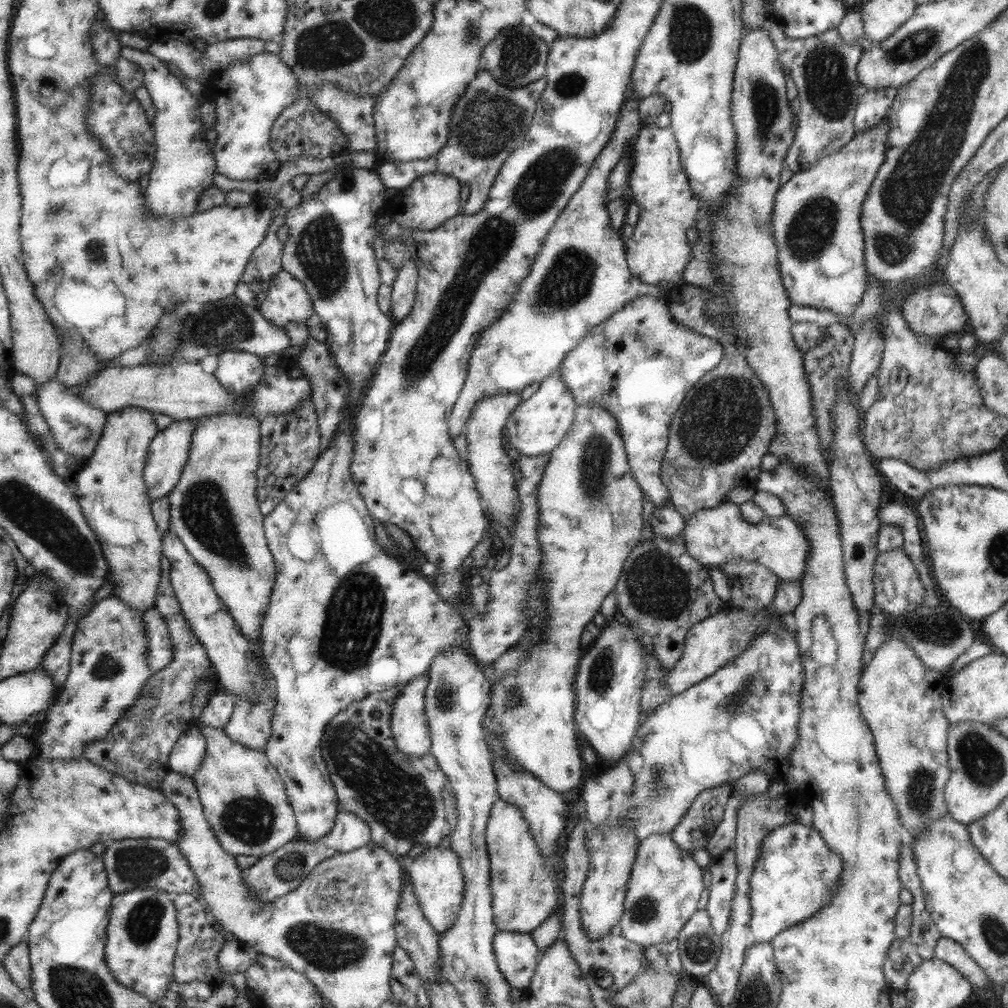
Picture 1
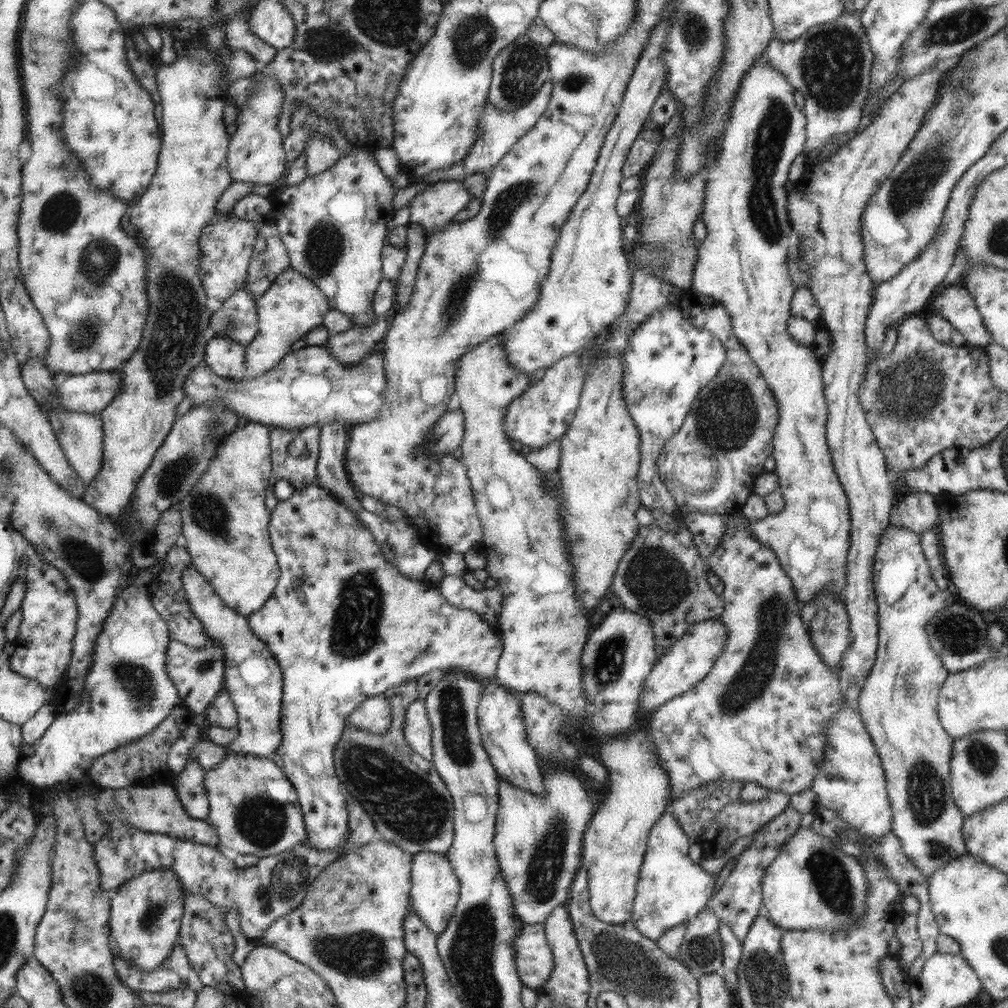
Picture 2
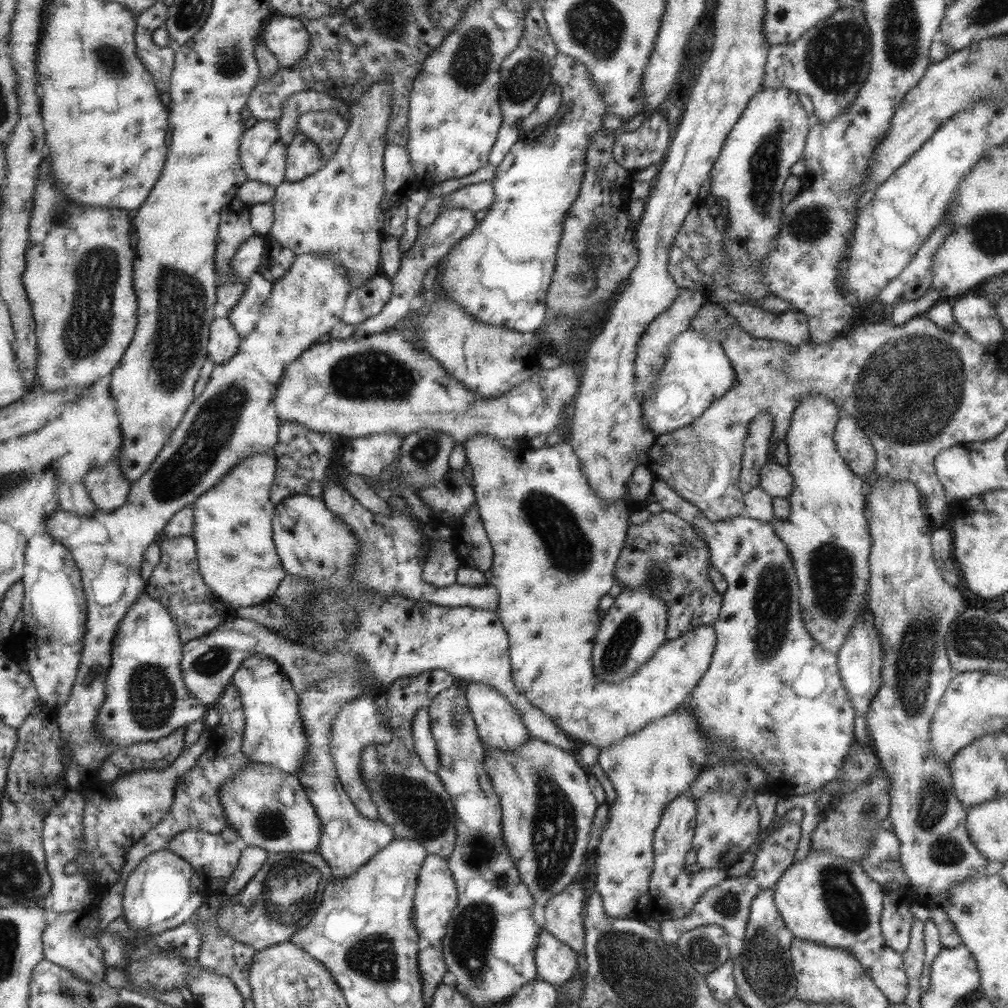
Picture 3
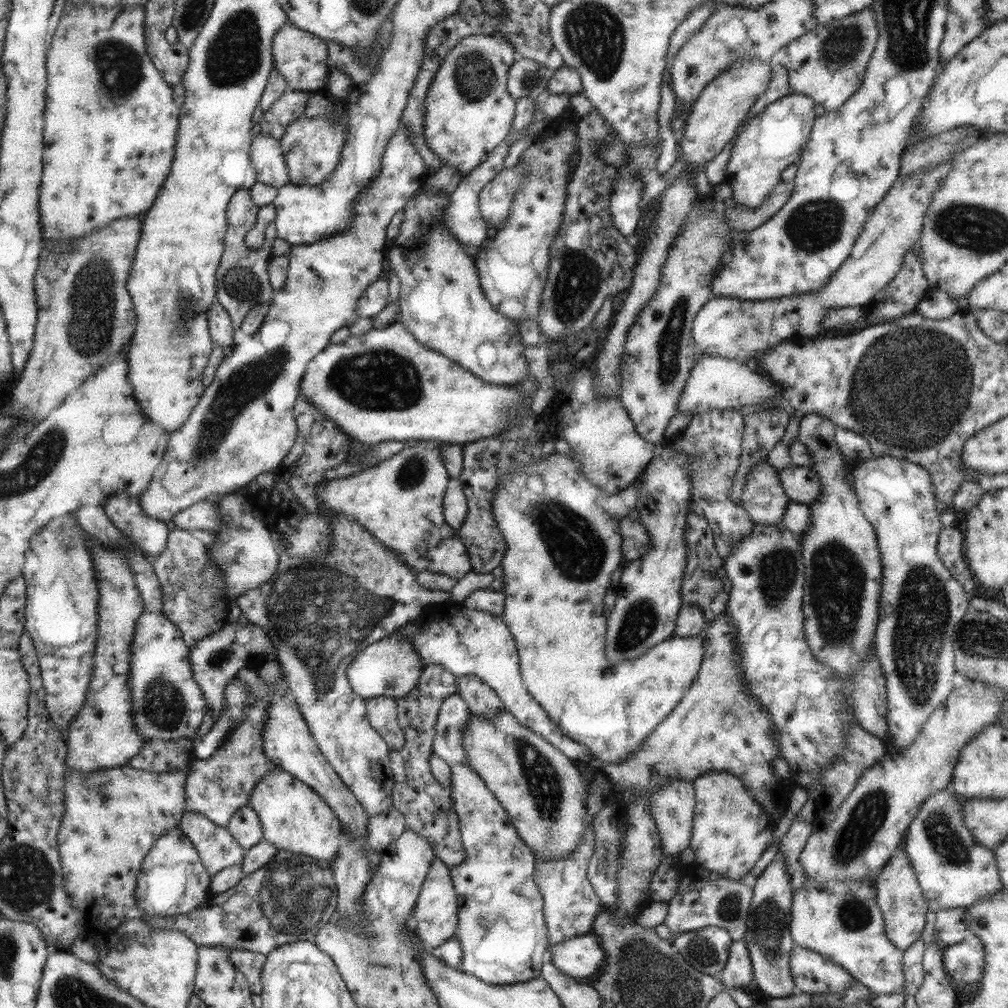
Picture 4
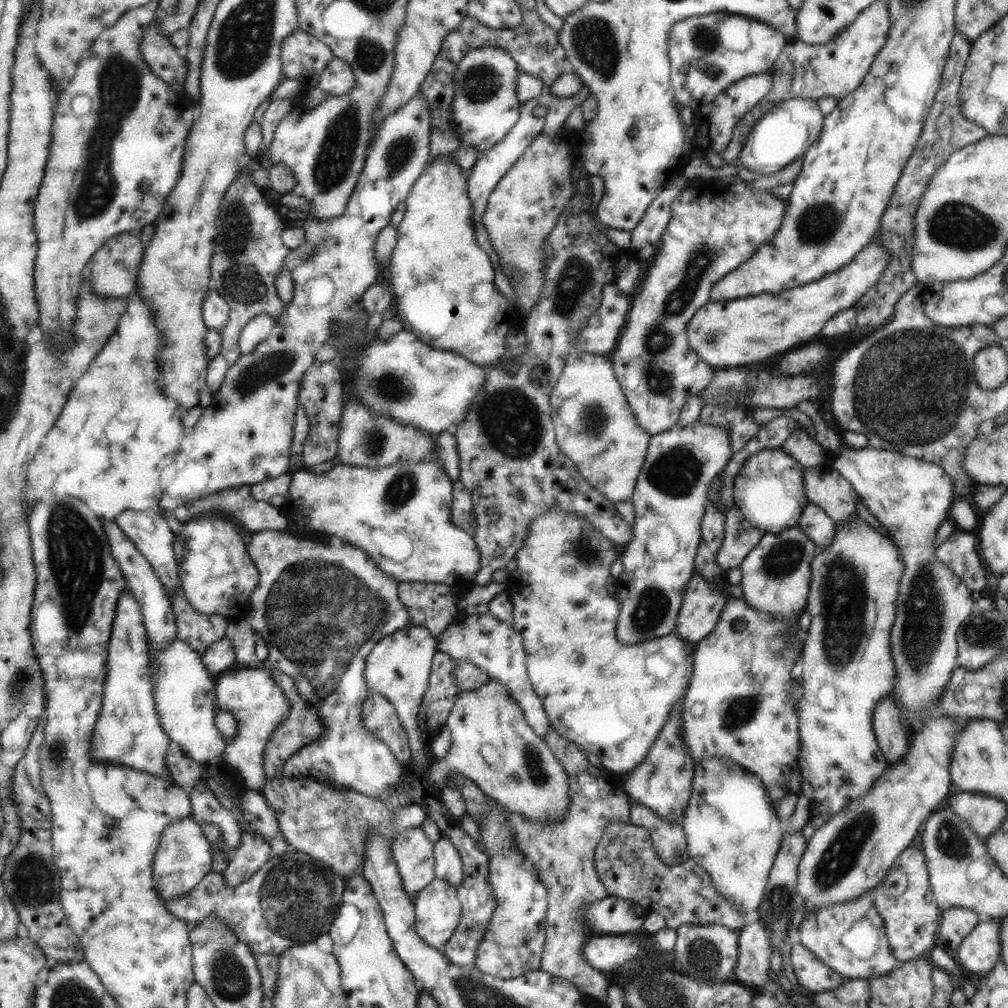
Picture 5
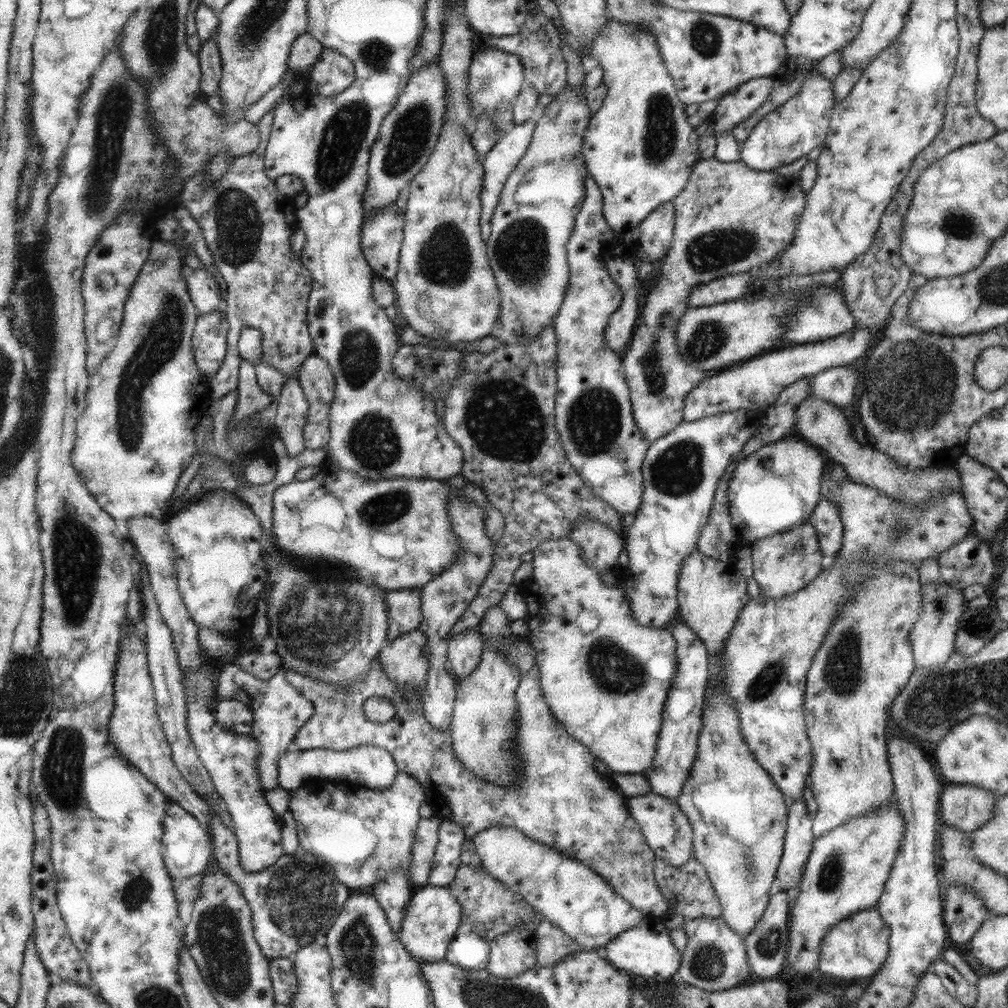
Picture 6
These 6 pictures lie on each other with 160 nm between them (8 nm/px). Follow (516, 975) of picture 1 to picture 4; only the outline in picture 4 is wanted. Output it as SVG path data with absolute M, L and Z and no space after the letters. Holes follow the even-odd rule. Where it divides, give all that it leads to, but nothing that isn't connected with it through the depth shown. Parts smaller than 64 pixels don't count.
M594 934L549 944L546 955L564 974L576 979L590 976L605 965L605 950Z

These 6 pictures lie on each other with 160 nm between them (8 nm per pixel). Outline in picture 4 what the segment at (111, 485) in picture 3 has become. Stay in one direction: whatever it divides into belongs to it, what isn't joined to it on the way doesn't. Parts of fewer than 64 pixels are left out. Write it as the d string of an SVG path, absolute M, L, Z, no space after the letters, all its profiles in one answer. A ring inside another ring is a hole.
M111 494L106 499L103 511L122 533L133 540L138 549L149 552L150 558L158 556L166 548L168 535L172 526L161 520L146 516L143 513L138 498Z

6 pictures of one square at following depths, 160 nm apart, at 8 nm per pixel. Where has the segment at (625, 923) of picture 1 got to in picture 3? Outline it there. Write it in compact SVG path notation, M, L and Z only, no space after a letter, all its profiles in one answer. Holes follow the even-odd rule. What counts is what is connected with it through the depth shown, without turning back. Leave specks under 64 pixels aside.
M684 794L682 797L669 802L662 817L659 826L654 833L654 868L650 875L647 894L650 900L658 901L654 911L648 917L659 924L662 924L666 918L680 919L686 917L690 910L694 908L695 902L711 886L725 880L727 877L726 869L722 870L702 870L695 873L689 873L685 863L686 853L691 850L691 843L696 827L697 806L696 801L690 799L690 794Z

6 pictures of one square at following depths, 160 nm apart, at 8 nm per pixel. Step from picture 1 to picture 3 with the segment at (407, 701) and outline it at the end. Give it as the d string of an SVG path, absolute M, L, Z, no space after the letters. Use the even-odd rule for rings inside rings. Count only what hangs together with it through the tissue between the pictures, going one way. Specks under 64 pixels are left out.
M420 709L415 712L412 721L413 743L422 764L433 773L440 766L438 749L431 731L429 711Z

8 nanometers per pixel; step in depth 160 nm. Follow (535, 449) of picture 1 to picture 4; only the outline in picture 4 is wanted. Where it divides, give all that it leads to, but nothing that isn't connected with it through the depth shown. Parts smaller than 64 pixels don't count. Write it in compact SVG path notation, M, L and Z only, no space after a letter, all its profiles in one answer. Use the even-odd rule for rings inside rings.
M399 320L384 329L372 329L362 336L350 335L344 342L330 343L315 357L306 366L299 394L305 394L354 443L374 446L392 441L437 441L464 445L472 441L476 444L478 440L502 434L513 418L513 410L525 400L523 390L518 387L484 382L447 356L422 345Z

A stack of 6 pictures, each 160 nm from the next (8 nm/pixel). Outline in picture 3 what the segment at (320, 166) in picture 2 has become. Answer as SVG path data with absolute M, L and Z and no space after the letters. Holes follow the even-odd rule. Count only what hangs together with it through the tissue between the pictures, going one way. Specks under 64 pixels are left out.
M306 112L299 116L299 130L313 142L321 152L324 161L330 160L338 150L344 133L347 131L348 122L341 117L339 112Z

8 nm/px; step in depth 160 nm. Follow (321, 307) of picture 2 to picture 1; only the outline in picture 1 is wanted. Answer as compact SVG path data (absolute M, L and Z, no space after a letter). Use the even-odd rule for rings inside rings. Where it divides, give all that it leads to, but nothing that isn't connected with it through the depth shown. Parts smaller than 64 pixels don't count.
M284 270L273 276L266 299L258 309L262 318L278 330L290 322L306 322L314 314L314 306L304 285Z

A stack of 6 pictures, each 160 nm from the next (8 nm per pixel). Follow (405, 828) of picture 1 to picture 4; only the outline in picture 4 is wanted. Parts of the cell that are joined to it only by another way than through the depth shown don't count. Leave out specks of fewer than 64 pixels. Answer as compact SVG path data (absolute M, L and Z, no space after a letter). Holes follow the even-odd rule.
M430 664L422 669L417 685L407 697L397 701L397 723L404 733L404 744L398 750L389 749L390 762L387 772L390 776L389 791L392 809L406 817L406 828L434 843L435 857L447 867L464 861L466 853L462 845L460 822L454 811L452 800L448 798L442 783L433 778L429 756L433 752L435 724L441 702L457 692L457 677L439 664Z

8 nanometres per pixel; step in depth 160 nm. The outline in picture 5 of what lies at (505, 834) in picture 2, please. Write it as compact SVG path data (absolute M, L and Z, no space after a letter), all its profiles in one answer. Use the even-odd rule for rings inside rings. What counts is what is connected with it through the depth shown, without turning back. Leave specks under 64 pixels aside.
M489 678L486 684L478 688L459 691L445 722L452 737L450 748L446 756L434 760L427 771L428 780L432 783L432 788L436 793L440 794L449 774L456 772L474 782L478 789L484 791L490 799L494 799L504 809L522 815L530 821L548 821L548 819L556 821L556 819L564 817L564 813L568 809L568 802L570 802L570 798L568 798L568 775L544 739L530 728L522 709L511 698L507 688L501 682L495 678ZM484 744L490 744L498 750L500 761L493 765L486 763L484 756L480 753Z

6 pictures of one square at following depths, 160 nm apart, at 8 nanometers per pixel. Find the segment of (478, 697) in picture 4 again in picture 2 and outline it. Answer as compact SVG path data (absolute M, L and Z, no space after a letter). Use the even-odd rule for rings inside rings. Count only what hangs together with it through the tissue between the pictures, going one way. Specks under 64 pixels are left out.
M486 682L478 705L477 723L481 730L483 747L490 757L490 762L496 769L498 777L514 784L514 787L530 791L538 797L544 795L543 772L535 750L527 741L527 732L523 725L523 712L515 692L497 682Z

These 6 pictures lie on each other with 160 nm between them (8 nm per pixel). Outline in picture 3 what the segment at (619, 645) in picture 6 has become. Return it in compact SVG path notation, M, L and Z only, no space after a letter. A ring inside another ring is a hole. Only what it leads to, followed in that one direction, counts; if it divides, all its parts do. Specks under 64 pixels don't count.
M474 436L474 438L468 438L464 446L469 470L473 472L475 504L477 504L483 527L492 545L492 578L489 583L499 594L499 605L495 611L500 617L504 630L508 633L510 643L509 659L512 667L512 678L514 684L517 686L517 690L532 703L532 706L547 714L554 721L554 724L557 724L564 732L570 736L579 738L583 742L594 744L599 750L620 742L620 740L626 738L628 735L634 734L654 719L672 714L689 698L694 687L705 675L705 672L710 666L717 641L713 625L697 626L692 630L682 633L682 636L674 640L668 640L666 643L660 645L660 648L649 658L649 661L645 662L632 676L623 678L618 682L604 682L596 678L591 659L599 622L603 614L598 605L600 598L614 586L614 581L616 580L615 564L621 556L622 546L625 545L626 533L628 532L630 524L629 516L635 510L644 509L647 497L652 494L655 477L649 471L647 465L639 464L635 472L632 473L631 480L627 485L627 496L623 496L619 500L602 500L588 484L585 474L581 471L581 465L579 464L579 460L577 460L572 444L568 440L554 447L544 446L538 449L528 448L527 451L514 452L512 449L508 449L507 443L494 440L490 436Z

